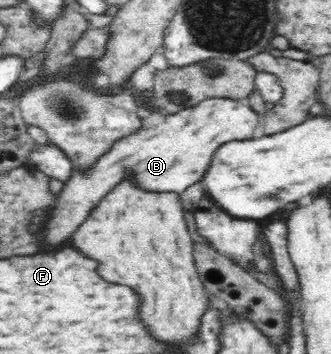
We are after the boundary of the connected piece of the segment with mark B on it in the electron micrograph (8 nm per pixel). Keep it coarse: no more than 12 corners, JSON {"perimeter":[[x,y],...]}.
{"perimeter":[[246,102],[146,113],[85,172],[69,174],[43,230],[67,246],[131,174],[180,195],[226,142],[253,138]]}

